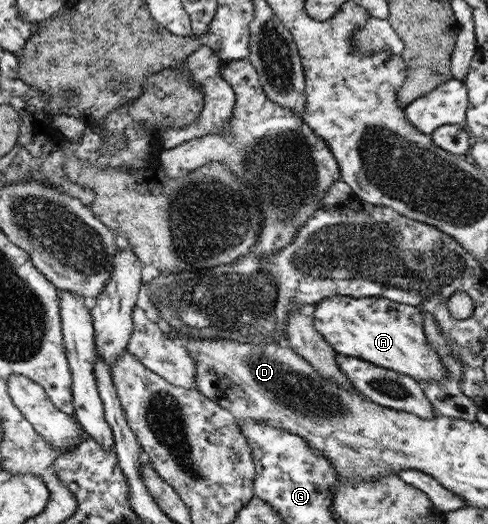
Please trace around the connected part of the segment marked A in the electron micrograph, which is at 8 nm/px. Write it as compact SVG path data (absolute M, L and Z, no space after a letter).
M335 294L316 303L309 312L314 316L317 330L333 345L337 354L358 357L407 374L422 385L429 380L447 381L447 368L425 335L424 316L418 307L386 297L354 298Z

